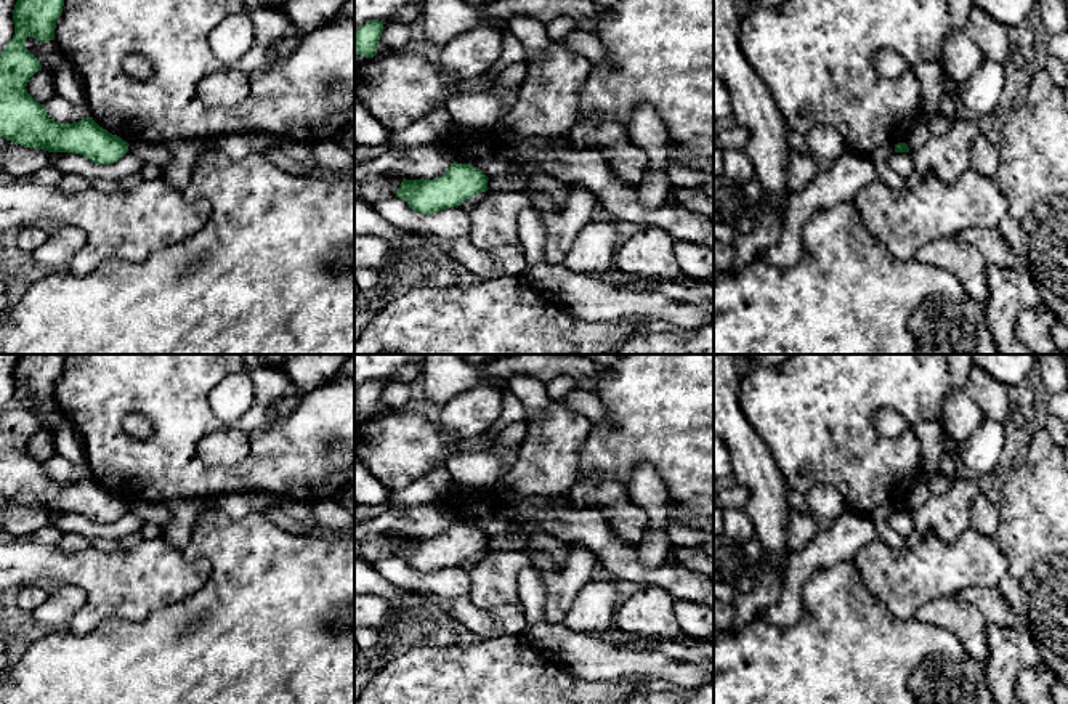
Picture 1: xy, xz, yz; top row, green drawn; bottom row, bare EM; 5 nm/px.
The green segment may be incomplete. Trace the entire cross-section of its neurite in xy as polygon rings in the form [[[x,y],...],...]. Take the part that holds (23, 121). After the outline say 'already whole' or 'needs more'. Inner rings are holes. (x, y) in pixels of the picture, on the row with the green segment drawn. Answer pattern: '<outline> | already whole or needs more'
[[[18,0],[13,10],[14,35],[0,55],[0,135],[24,148],[48,152],[72,152],[95,164],[114,164],[128,152],[128,143],[99,127],[93,117],[74,123],[55,122],[26,90],[29,79],[42,71],[40,61],[26,48],[26,38],[37,42],[55,40],[56,21],[63,13],[64,0]]] | already whole

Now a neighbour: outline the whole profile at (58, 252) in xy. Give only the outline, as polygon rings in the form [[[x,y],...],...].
[[[50,226],[48,239],[32,252],[37,263],[48,271],[72,268],[77,252],[87,244],[87,234],[75,226]]]

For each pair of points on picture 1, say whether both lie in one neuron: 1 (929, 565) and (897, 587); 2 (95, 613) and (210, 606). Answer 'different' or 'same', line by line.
1: same
2: different

